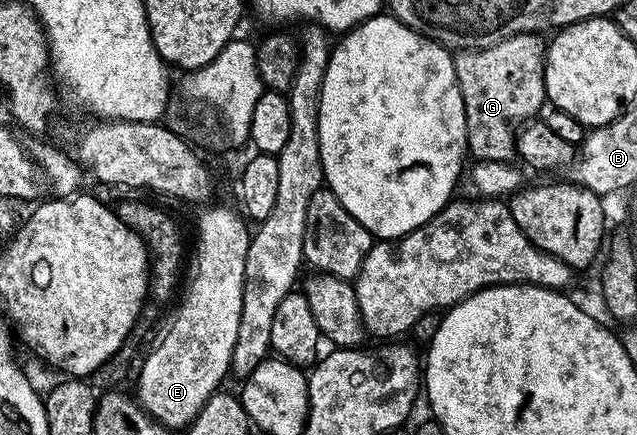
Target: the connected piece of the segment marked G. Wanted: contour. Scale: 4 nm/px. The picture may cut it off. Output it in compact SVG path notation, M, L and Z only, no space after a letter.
M539 33L534 34L515 34L509 38L504 38L500 42L496 42L492 46L487 46L481 50L466 50L455 55L456 63L456 79L458 80L458 88L462 92L462 104L466 108L466 132L468 133L468 154L473 159L481 162L512 162L517 157L516 139L514 131L521 124L535 119L539 115L540 109L546 101L544 96L544 51L546 42Z

